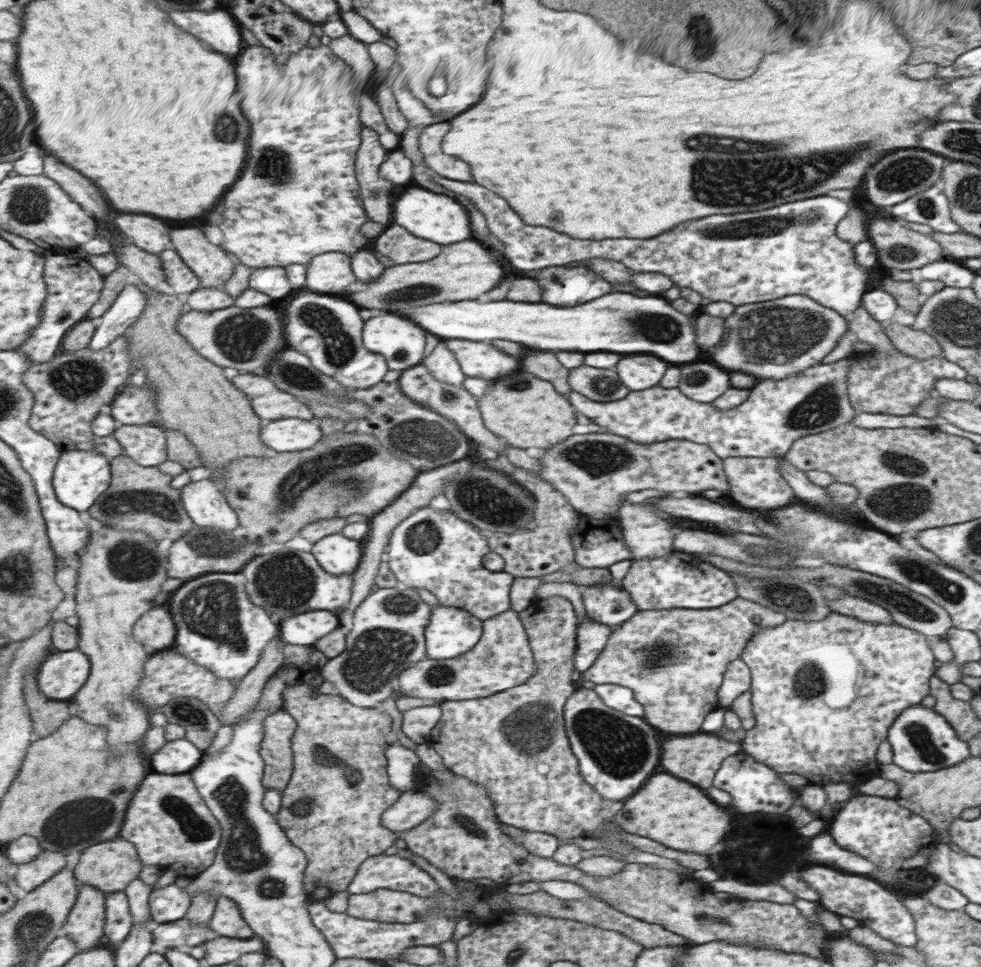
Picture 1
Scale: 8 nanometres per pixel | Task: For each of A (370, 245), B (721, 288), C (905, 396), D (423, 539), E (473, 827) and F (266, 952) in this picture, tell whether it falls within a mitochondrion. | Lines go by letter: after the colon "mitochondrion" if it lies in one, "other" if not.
A: other
B: other
C: other
D: mitochondrion
E: mitochondrion
F: other

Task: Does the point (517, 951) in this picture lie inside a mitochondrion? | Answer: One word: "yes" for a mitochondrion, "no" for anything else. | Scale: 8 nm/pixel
yes

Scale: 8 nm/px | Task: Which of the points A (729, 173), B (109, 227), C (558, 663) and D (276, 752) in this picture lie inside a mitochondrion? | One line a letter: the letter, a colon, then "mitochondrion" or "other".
A: mitochondrion
B: other
C: other
D: other

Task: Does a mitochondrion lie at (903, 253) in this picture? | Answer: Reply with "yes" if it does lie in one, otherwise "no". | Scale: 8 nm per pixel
yes

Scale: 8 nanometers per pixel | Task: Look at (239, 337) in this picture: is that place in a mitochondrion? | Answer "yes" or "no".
yes

